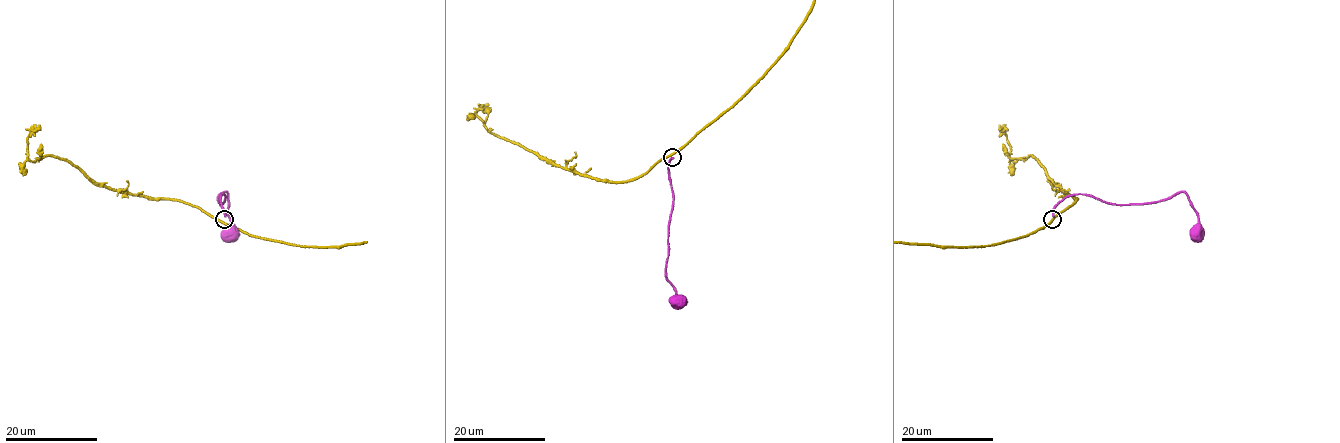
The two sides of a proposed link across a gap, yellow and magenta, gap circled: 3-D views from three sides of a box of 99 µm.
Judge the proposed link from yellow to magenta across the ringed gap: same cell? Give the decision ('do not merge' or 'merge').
do not merge

